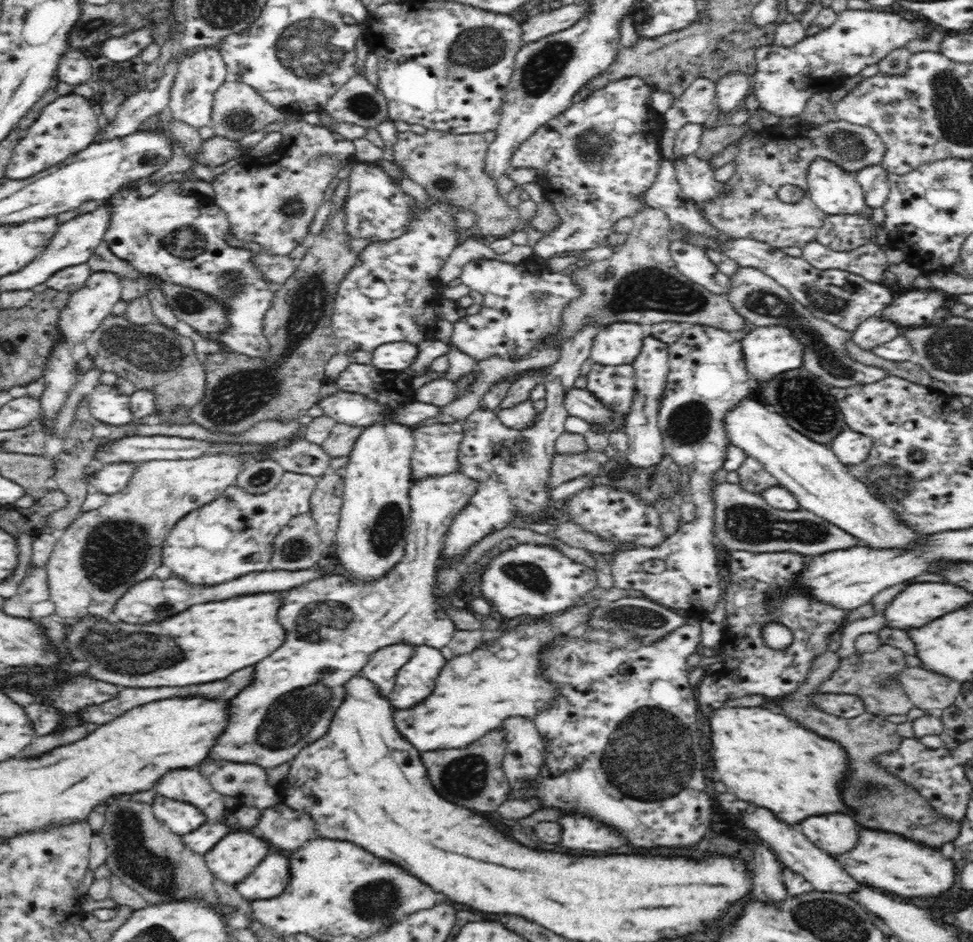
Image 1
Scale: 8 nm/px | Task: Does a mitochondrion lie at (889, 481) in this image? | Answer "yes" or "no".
yes

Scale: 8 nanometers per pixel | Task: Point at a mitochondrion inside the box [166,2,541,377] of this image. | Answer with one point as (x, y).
(292, 53)

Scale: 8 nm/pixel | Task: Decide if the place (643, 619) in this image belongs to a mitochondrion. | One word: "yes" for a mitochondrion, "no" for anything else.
yes

